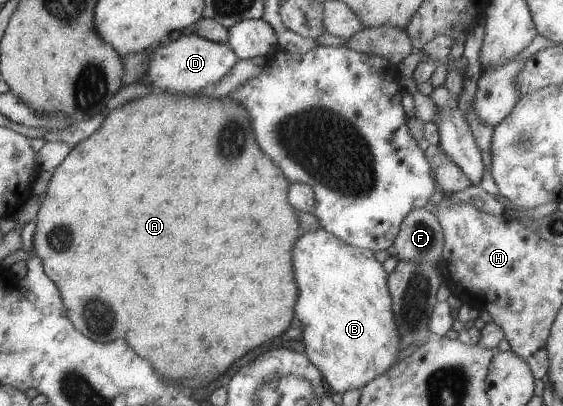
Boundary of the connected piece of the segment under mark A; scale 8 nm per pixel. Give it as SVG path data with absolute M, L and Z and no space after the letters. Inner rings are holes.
M153 90L147 96L143 98L135 98L130 102L127 102L121 108L115 108L109 110L109 114L105 116L105 120L101 122L97 130L93 132L90 136L87 136L85 140L79 142L76 146L71 148L71 152L55 166L55 169L51 172L51 179L49 180L47 190L42 196L41 204L39 204L39 211L37 212L37 217L34 219L35 230L33 231L32 240L32 251L33 256L41 260L42 268L45 275L57 286L57 291L61 296L61 303L63 308L65 308L65 314L67 314L67 319L73 327L83 334L85 338L93 340L93 342L109 342L109 340L115 340L115 338L133 338L135 344L131 344L137 352L137 356L145 358L151 362L153 370L163 374L163 376L181 376L181 378L170 378L171 380L187 381L190 387L205 387L207 384L215 381L217 376L223 375L223 372L229 368L231 362L235 362L237 358L241 358L247 350L259 346L261 342L281 334L291 318L293 318L293 306L295 306L295 298L297 298L297 286L295 286L295 280L293 280L293 270L291 270L291 248L295 244L295 240L303 234L302 230L299 230L299 224L297 222L296 211L287 203L287 180L282 175L281 170L267 158L261 154L255 138L253 136L252 128L249 124L249 116L245 114L245 110L241 108L241 104L237 104L235 100L227 98L227 96L219 98L207 98L207 96L201 96L199 94L191 95L190 97L186 95L178 95L170 92L160 92Z

